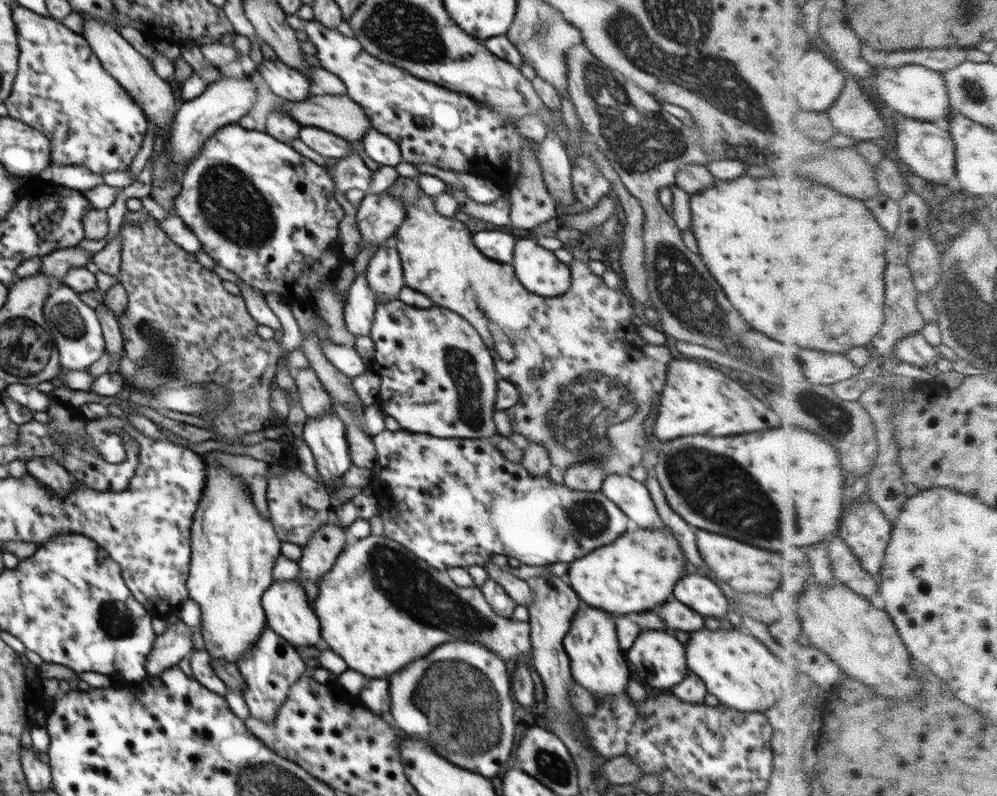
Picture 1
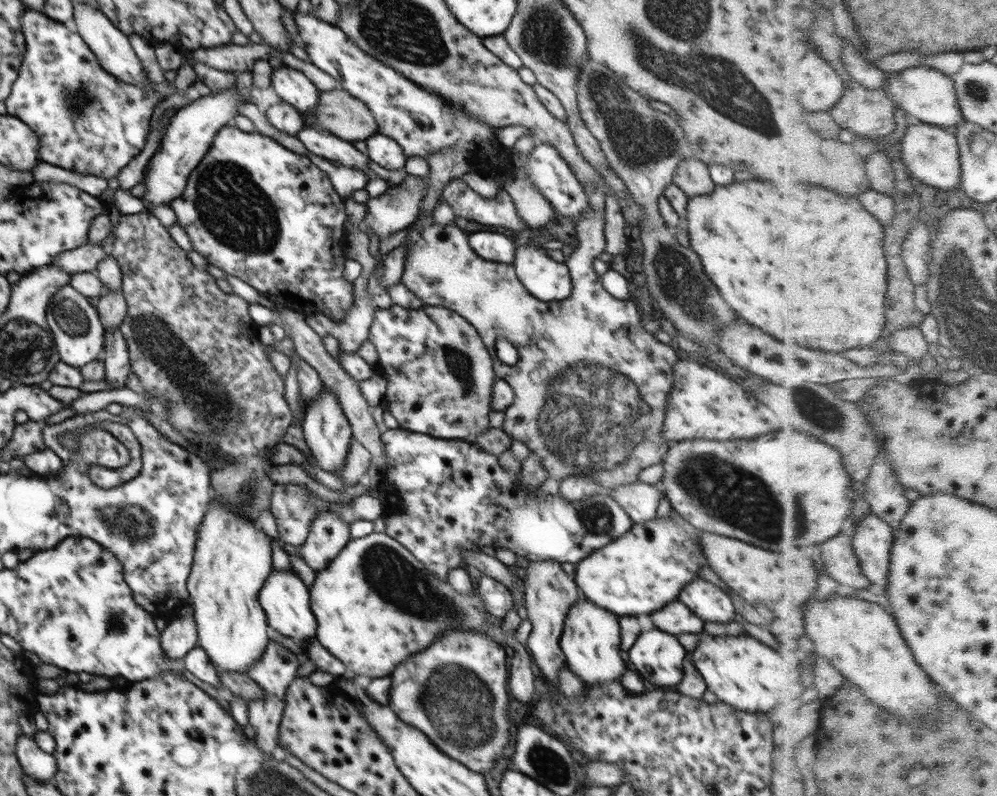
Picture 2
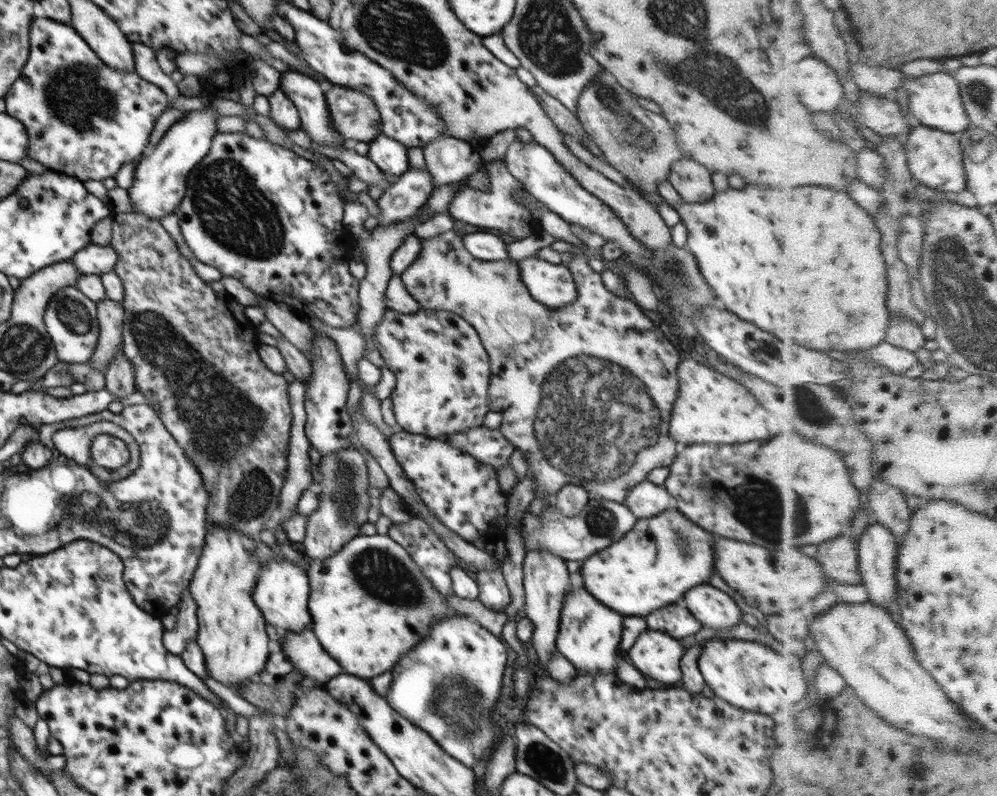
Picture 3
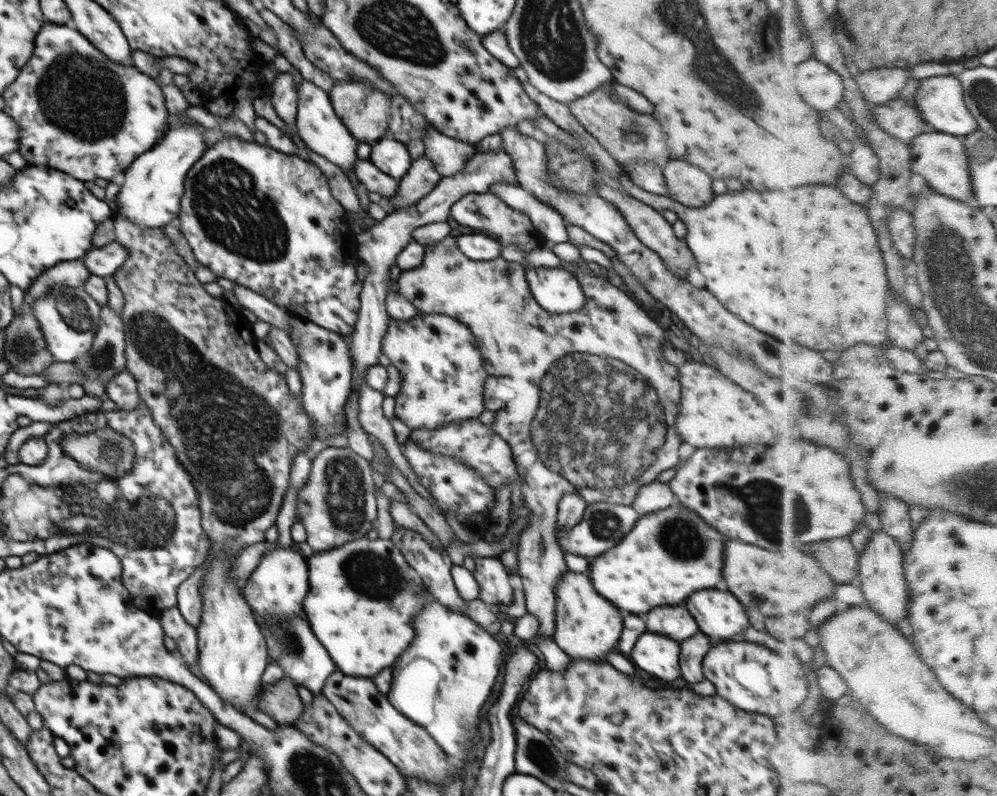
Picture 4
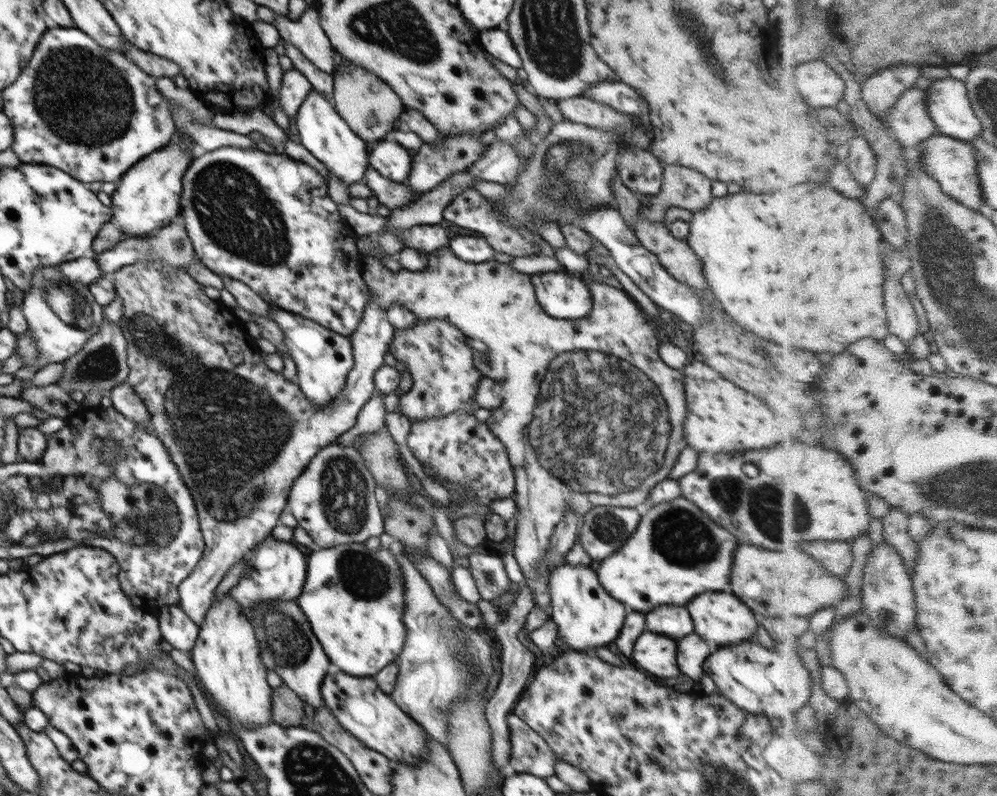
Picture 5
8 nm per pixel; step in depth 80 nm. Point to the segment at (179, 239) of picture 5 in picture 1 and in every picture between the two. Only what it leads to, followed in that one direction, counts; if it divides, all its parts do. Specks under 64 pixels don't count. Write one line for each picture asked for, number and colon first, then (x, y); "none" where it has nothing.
1: (57, 264)
2: (87, 257)
3: (94, 259)
4: (103, 262)

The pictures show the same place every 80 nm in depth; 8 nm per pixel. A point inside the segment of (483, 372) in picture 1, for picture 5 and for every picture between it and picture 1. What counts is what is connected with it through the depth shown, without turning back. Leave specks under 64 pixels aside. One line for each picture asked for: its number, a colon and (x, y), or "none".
2: (440, 375)
3: (442, 372)
4: (443, 368)
5: (442, 366)

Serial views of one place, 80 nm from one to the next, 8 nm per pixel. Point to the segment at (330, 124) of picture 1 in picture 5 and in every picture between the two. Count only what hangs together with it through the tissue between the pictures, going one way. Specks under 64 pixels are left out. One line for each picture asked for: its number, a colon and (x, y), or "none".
2: (338, 112)
3: (356, 116)
4: (365, 111)
5: (370, 106)

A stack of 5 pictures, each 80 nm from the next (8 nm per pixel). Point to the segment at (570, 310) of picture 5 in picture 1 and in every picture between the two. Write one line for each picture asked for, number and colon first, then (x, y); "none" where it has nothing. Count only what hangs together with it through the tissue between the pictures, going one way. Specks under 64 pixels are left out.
1: (538, 269)
2: (546, 279)
3: (552, 285)
4: (557, 291)

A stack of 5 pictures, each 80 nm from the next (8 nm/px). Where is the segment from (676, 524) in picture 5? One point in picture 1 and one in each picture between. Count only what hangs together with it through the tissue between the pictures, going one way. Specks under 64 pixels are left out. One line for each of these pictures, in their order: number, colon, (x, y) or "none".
1: (637, 571)
2: (643, 570)
3: (663, 556)
4: (670, 553)

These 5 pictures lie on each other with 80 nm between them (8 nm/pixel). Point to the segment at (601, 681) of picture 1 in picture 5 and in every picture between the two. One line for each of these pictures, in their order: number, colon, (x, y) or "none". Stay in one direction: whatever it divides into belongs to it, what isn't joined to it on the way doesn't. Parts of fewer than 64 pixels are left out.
2: (590, 640)
3: (589, 633)
4: (588, 626)
5: (587, 617)

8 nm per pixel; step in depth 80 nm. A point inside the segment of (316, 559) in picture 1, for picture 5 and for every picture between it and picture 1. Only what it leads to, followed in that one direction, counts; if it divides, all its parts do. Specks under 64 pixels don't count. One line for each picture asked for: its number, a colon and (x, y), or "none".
2: (328, 535)
3: (344, 502)
4: (337, 504)
5: (333, 500)

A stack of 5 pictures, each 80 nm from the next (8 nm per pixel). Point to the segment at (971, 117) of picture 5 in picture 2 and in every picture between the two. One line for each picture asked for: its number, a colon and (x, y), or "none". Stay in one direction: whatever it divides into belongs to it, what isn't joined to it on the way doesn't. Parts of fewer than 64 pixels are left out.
2: (927, 94)
3: (936, 99)
4: (942, 99)

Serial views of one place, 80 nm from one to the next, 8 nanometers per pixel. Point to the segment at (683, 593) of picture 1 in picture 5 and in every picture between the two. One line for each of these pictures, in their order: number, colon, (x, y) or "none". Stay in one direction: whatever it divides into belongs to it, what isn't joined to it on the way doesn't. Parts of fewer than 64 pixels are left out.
2: (707, 601)
3: (714, 608)
4: (717, 613)
5: (719, 617)

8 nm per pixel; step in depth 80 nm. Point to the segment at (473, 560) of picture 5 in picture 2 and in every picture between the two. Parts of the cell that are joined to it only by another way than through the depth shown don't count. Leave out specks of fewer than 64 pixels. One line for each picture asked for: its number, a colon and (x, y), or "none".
2: (496, 597)
3: (493, 592)
4: (491, 575)

